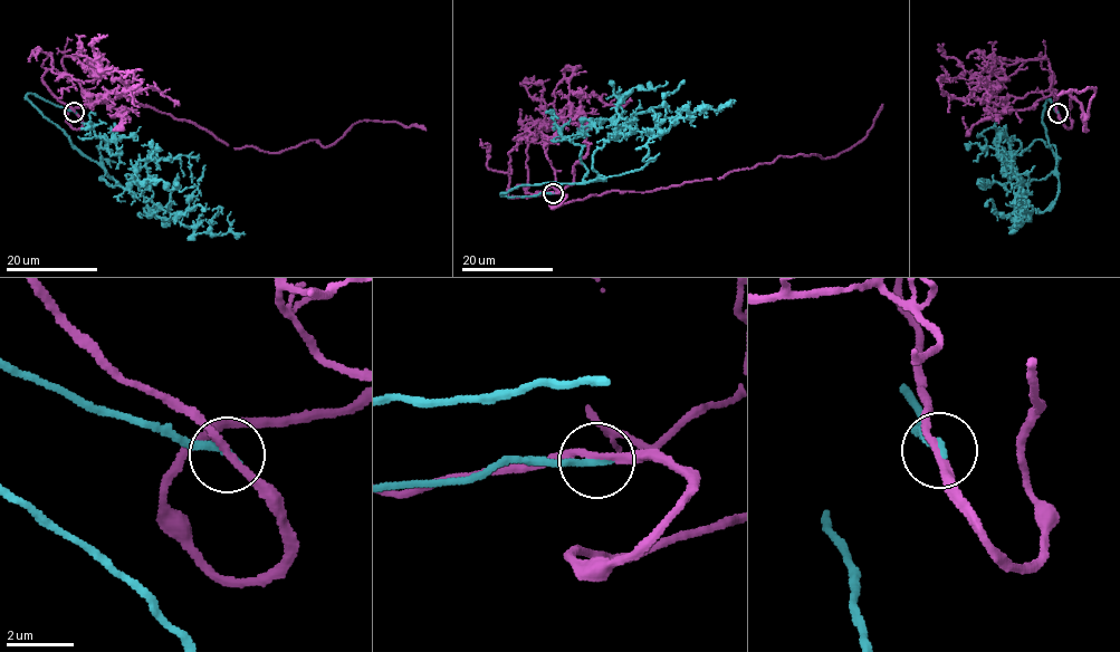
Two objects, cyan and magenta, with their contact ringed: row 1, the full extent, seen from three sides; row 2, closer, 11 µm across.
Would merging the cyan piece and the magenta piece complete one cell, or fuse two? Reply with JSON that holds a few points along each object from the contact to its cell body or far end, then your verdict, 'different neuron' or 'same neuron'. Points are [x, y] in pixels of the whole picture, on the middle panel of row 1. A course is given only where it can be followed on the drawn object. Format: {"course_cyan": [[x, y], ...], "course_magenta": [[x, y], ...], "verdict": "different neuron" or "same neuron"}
{"course_cyan": [[553, 192], [501, 195], [637, 171], [648, 163], [649, 141], [687, 116], [687, 107], [717, 111]], "course_magenta": [[553, 192], [565, 195], [549, 205], [561, 205], [717, 178], [778, 156], [835, 157], [867, 135], [883, 104]], "verdict": "same neuron"}

